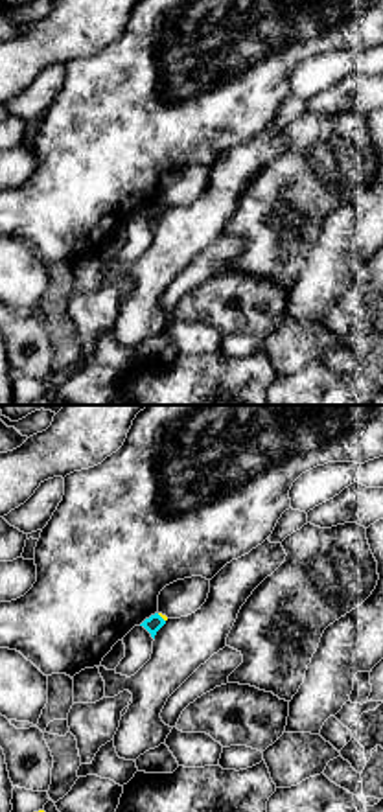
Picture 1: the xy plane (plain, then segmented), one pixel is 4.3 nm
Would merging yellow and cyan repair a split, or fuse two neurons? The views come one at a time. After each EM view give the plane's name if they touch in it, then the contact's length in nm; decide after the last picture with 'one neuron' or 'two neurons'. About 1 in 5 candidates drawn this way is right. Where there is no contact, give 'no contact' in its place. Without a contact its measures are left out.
contact in xy; length 50 nm

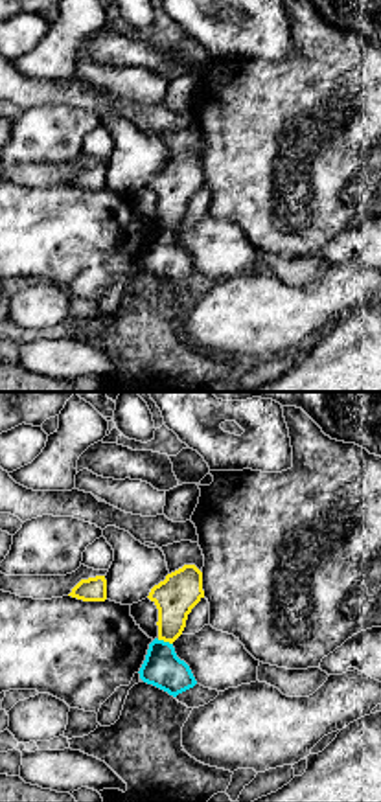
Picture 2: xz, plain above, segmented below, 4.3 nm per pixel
contact in xz; length 80 nm

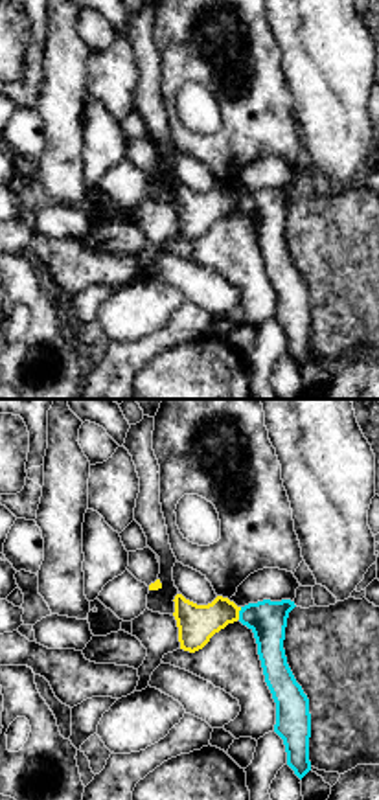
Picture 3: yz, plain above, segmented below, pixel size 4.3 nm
contact in yz; length 60 nm

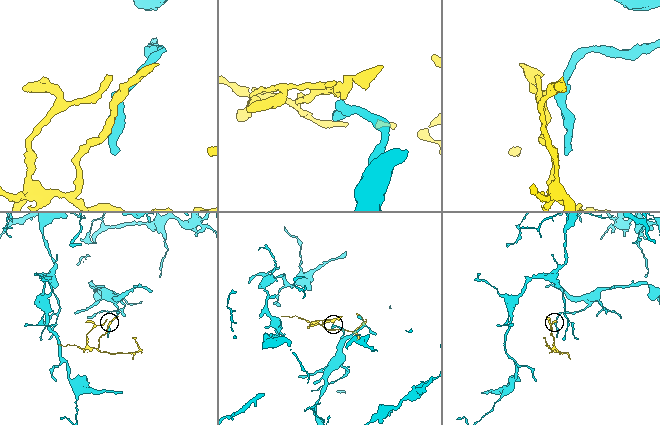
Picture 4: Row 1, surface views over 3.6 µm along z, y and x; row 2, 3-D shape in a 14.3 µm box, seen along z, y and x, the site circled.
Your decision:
two neurons

